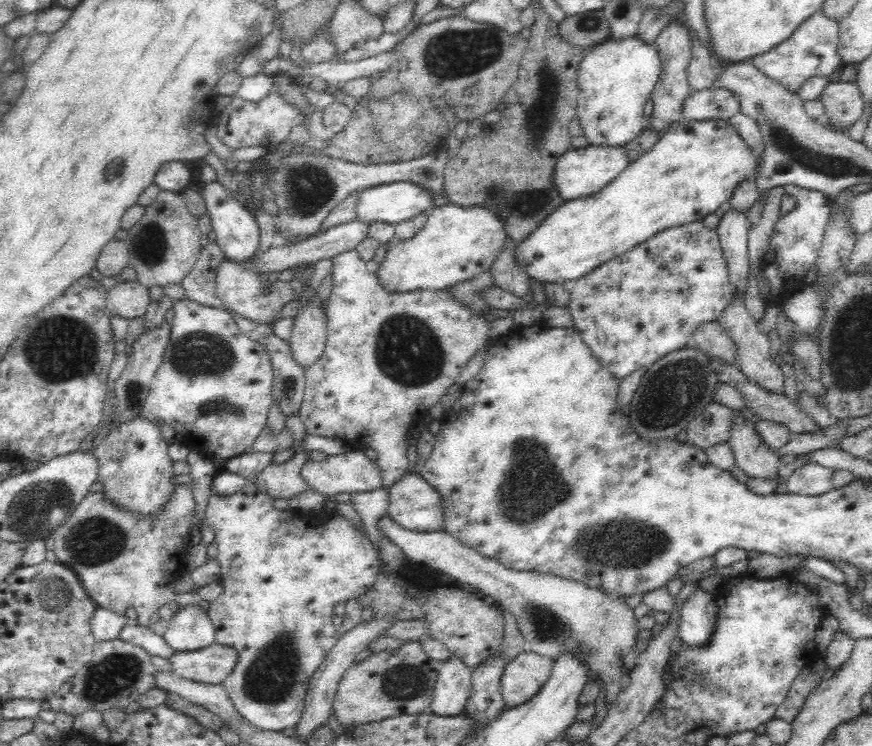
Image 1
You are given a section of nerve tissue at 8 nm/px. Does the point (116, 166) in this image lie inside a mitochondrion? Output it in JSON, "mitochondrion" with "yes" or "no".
{"mitochondrion":"yes"}

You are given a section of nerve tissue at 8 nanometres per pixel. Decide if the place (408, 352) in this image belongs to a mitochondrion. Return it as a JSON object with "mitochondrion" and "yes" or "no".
{"mitochondrion":"yes"}

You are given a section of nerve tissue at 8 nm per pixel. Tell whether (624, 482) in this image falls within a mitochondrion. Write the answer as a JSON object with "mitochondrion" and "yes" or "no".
{"mitochondrion":"no"}

